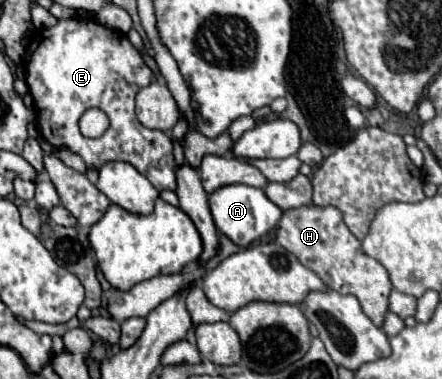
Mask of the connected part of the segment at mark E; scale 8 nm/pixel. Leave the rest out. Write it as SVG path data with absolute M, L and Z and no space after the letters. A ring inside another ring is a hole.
M61 19L55 27L41 29L33 33L31 43L23 57L27 85L35 101L37 109L37 125L41 131L41 137L51 143L55 149L69 149L87 163L87 167L99 169L107 161L127 161L131 163L141 175L145 175L157 191L163 189L175 189L175 161L173 161L173 145L171 139L163 131L147 129L139 123L135 115L135 95L141 87L151 83L151 71L145 65L139 51L129 43L127 35L119 35L117 31L111 31L109 27L99 25L93 19ZM97 107L107 113L109 117L109 129L99 139L87 139L79 133L79 119L81 115Z

